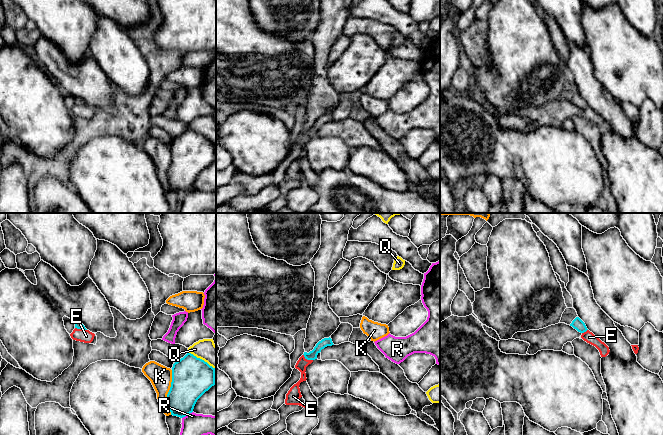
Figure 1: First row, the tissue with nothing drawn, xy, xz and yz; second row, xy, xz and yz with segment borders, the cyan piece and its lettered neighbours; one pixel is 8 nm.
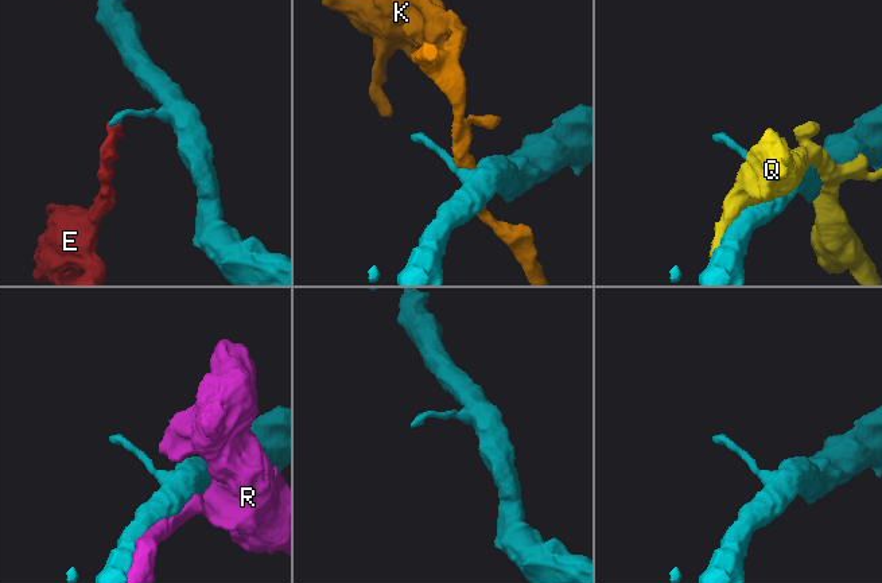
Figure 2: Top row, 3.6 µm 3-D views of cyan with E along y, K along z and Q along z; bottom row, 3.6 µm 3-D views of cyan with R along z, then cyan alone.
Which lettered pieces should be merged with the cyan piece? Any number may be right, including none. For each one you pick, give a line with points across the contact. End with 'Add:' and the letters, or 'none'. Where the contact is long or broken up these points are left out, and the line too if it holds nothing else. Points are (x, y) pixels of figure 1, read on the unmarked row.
Add: none

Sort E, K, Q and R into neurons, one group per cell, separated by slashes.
E / K / Q / R

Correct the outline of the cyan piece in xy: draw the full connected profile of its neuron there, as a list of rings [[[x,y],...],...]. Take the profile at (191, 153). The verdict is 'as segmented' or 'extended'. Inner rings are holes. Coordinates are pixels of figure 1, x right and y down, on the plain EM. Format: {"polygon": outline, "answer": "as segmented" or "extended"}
{"polygon": [[[188,128],[172,143],[172,158],[167,170],[167,179],[171,191],[183,194],[192,189],[197,176],[214,161],[215,144]]], "answer": "as segmented"}

